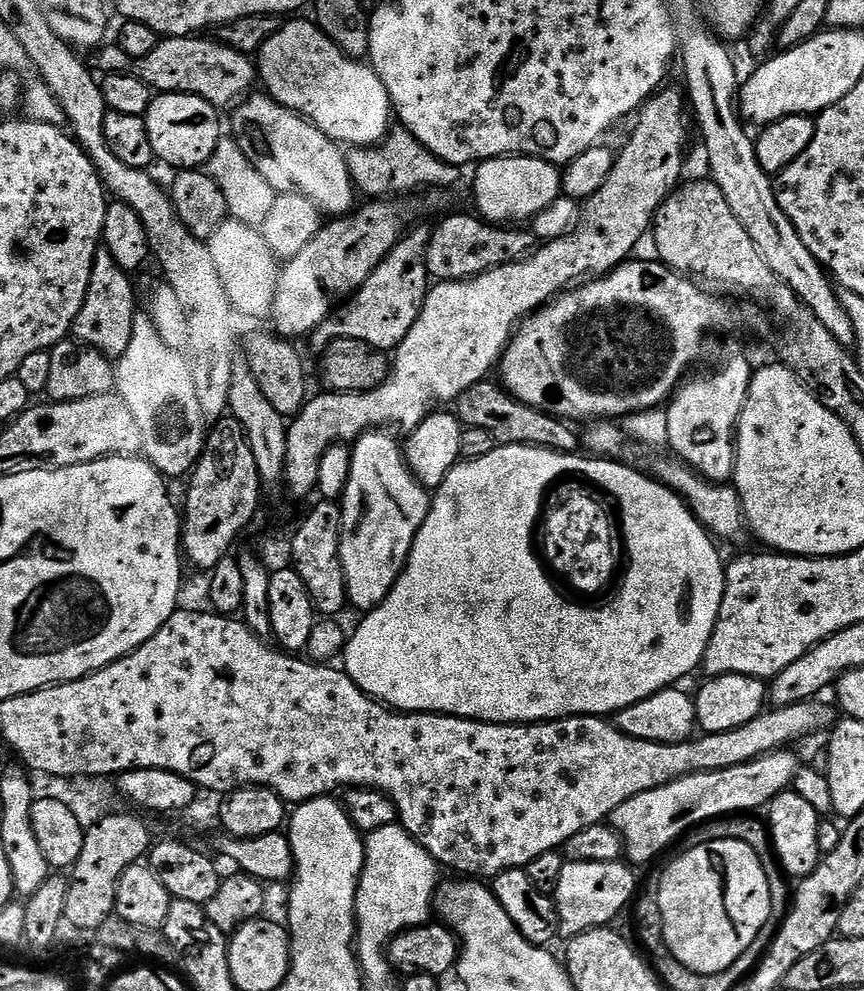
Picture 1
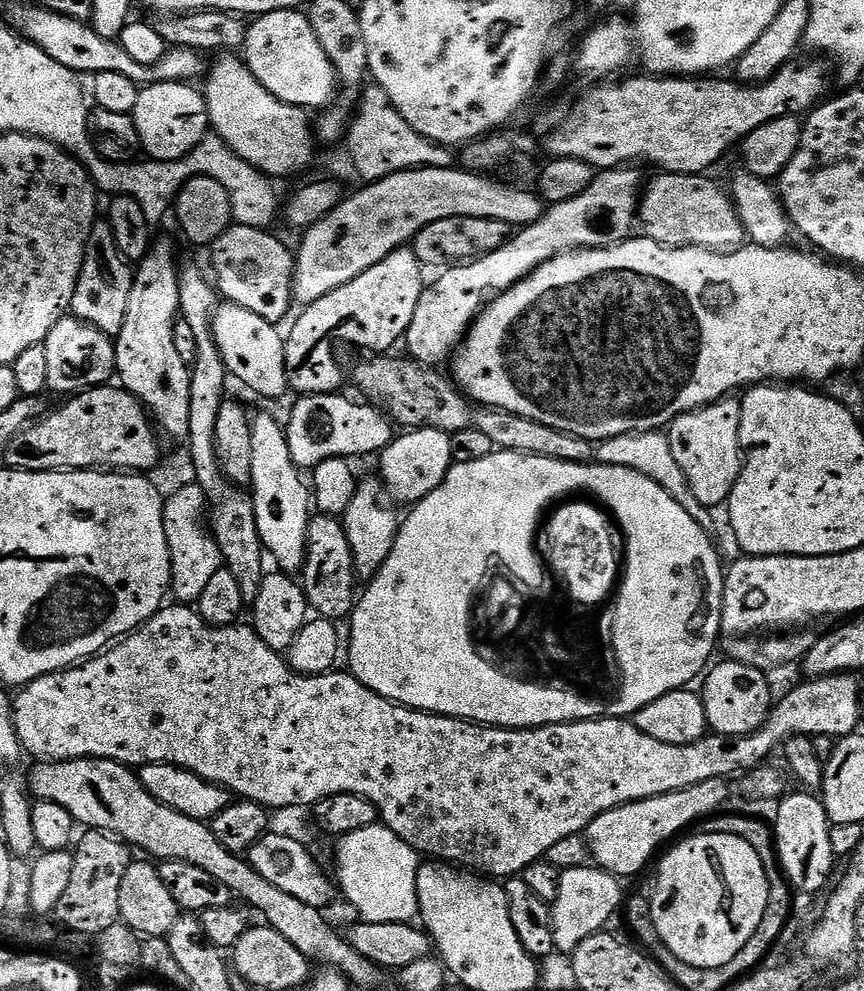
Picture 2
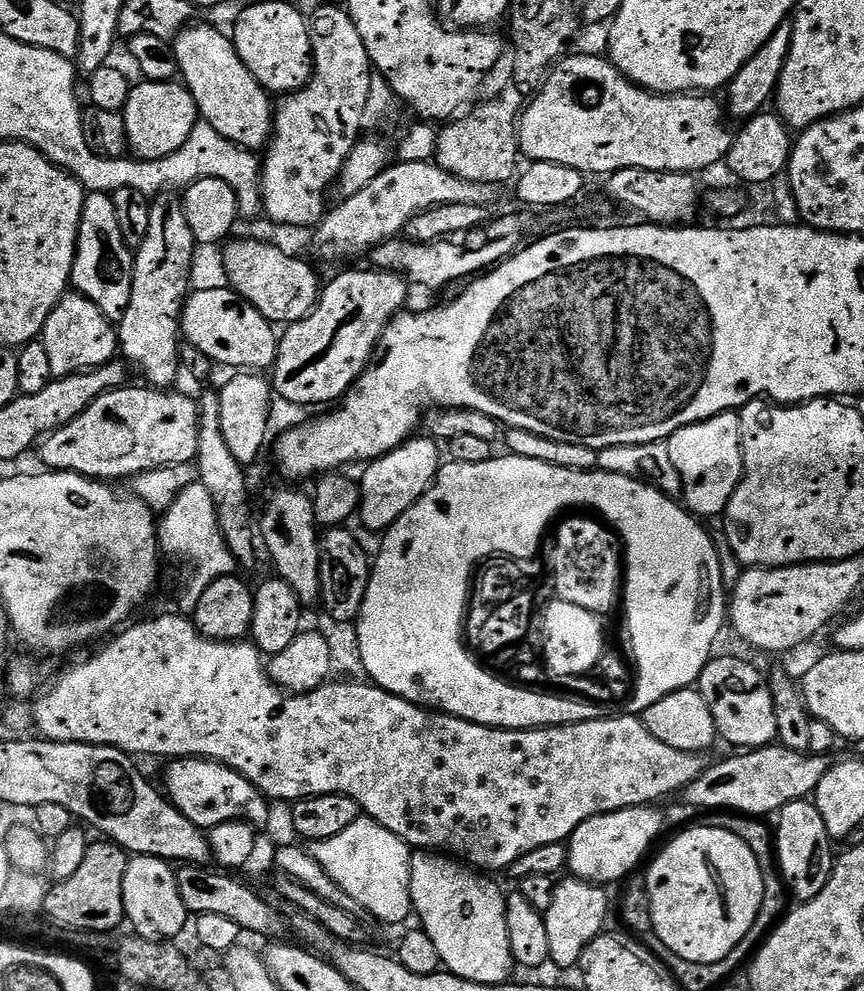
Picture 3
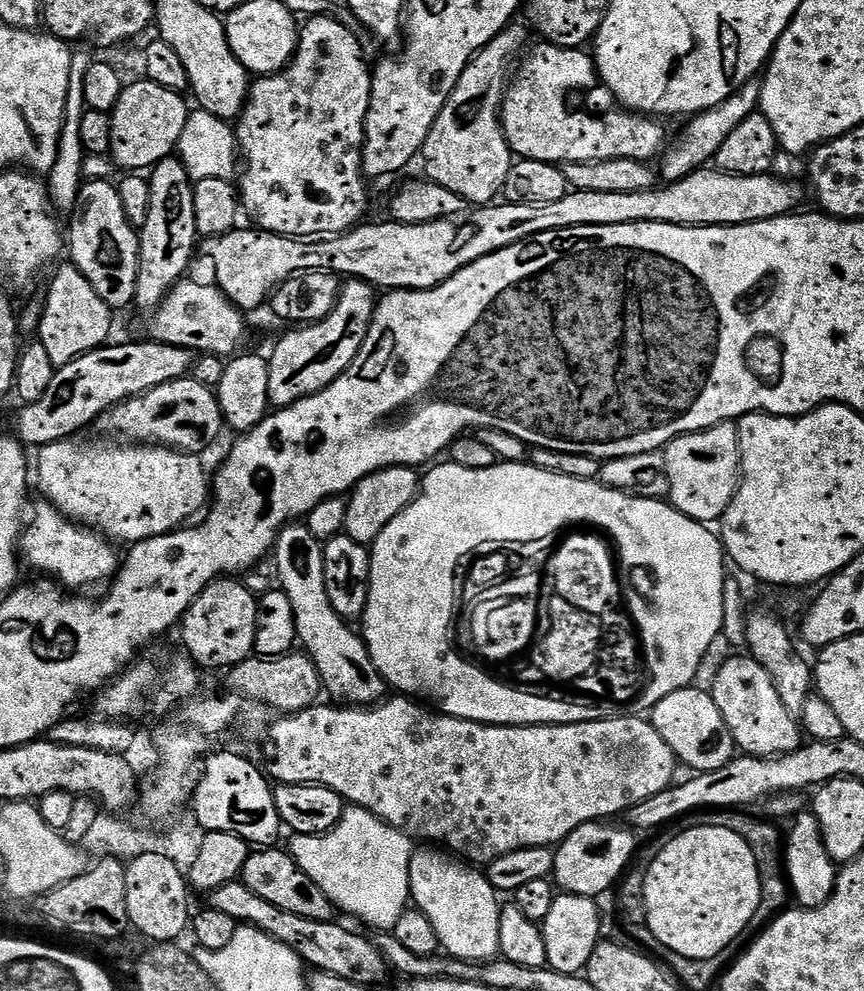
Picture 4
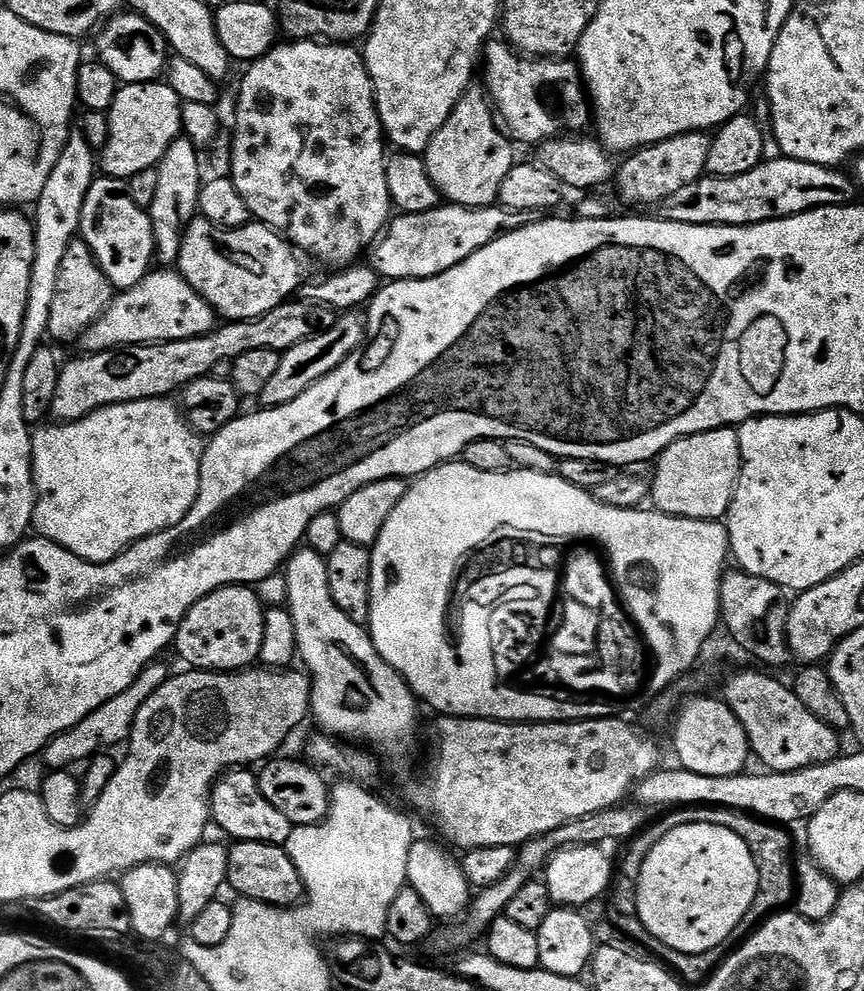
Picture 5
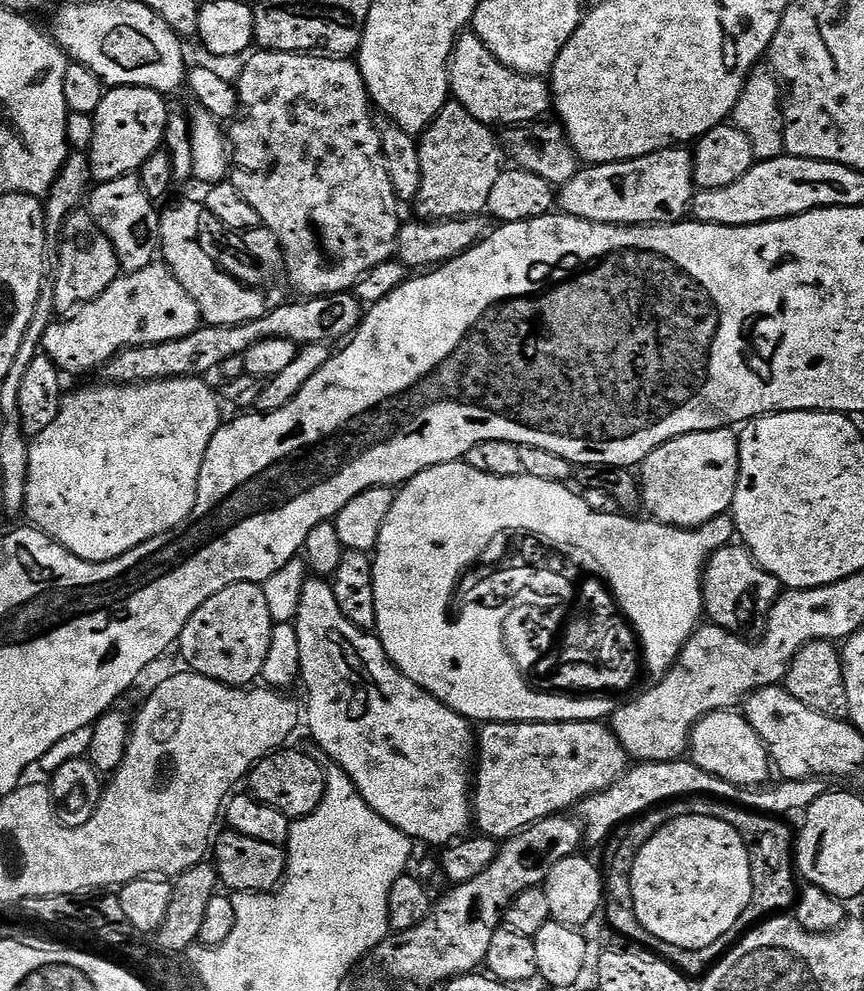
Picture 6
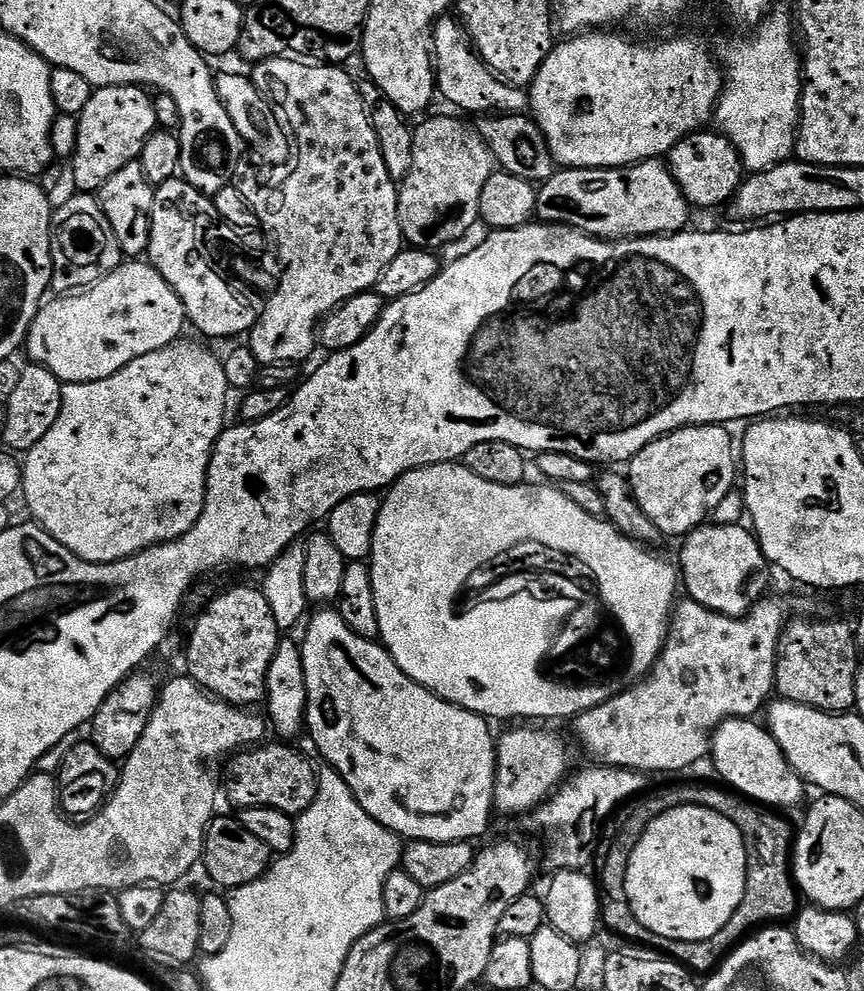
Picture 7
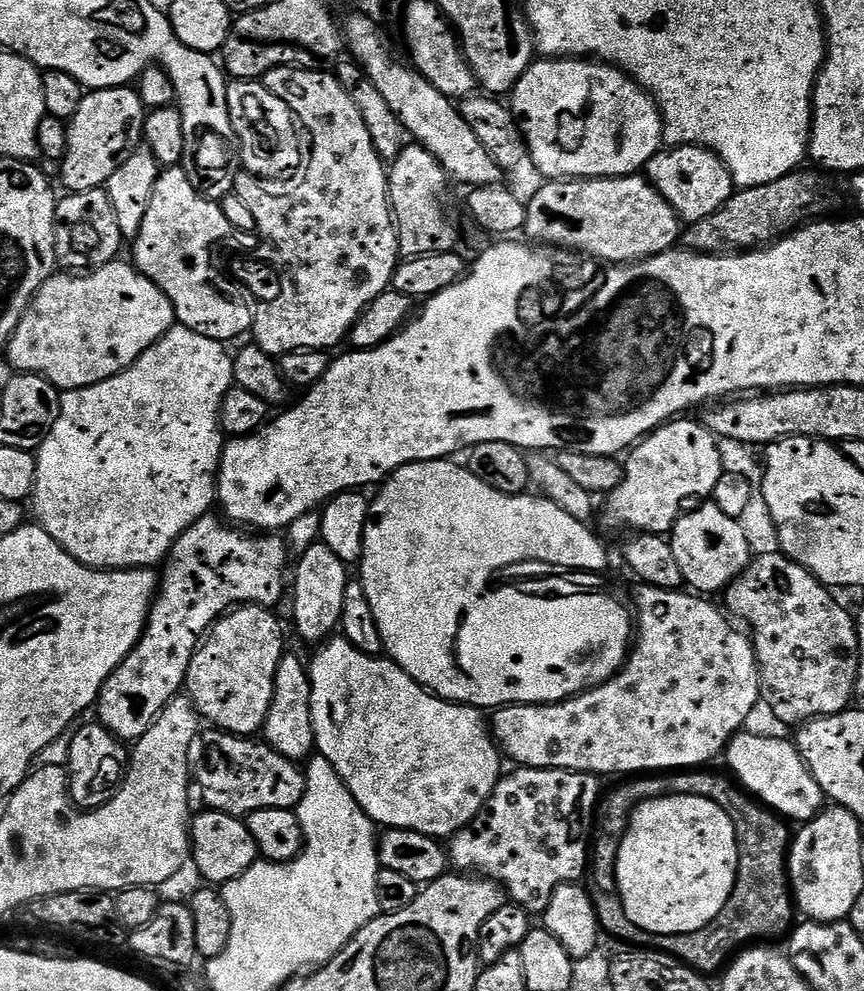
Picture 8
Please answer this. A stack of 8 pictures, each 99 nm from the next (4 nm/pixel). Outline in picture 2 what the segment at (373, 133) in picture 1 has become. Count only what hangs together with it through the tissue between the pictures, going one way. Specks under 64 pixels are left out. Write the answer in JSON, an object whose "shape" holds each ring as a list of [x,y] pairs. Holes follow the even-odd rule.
{"shape":[[[287,8],[255,17],[248,25],[242,59],[250,74],[282,102],[305,110],[324,110],[335,101],[336,68],[326,58],[326,50],[322,50],[322,42],[318,42],[318,34],[303,11]]]}

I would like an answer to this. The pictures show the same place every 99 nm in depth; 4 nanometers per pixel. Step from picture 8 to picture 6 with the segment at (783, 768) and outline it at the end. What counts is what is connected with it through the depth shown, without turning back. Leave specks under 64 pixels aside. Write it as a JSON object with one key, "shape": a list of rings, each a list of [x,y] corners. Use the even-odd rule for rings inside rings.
{"shape":[[[736,710],[709,712],[697,722],[692,730],[690,759],[711,776],[728,780],[731,784],[760,786],[769,779],[768,749],[749,726],[748,719]]]}

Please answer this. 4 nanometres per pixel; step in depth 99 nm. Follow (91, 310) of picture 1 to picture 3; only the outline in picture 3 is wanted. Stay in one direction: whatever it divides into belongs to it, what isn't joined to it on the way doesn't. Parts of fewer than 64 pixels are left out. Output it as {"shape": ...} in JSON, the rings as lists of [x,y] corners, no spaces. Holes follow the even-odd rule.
{"shape":[[[88,192],[82,206],[71,287],[90,302],[94,302],[94,306],[102,310],[107,320],[119,322],[126,314],[126,306],[130,306],[133,270],[134,252],[126,246],[122,238],[111,195],[107,192]]]}

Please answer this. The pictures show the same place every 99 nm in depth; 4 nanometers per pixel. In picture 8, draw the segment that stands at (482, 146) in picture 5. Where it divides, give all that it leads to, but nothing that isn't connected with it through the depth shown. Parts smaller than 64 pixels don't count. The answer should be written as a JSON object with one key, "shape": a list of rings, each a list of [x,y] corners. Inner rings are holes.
{"shape":[[[415,142],[405,143],[398,158],[388,168],[388,200],[396,222],[400,255],[404,258],[450,252],[457,247],[460,232],[444,209],[444,191],[450,177],[430,150]]]}

